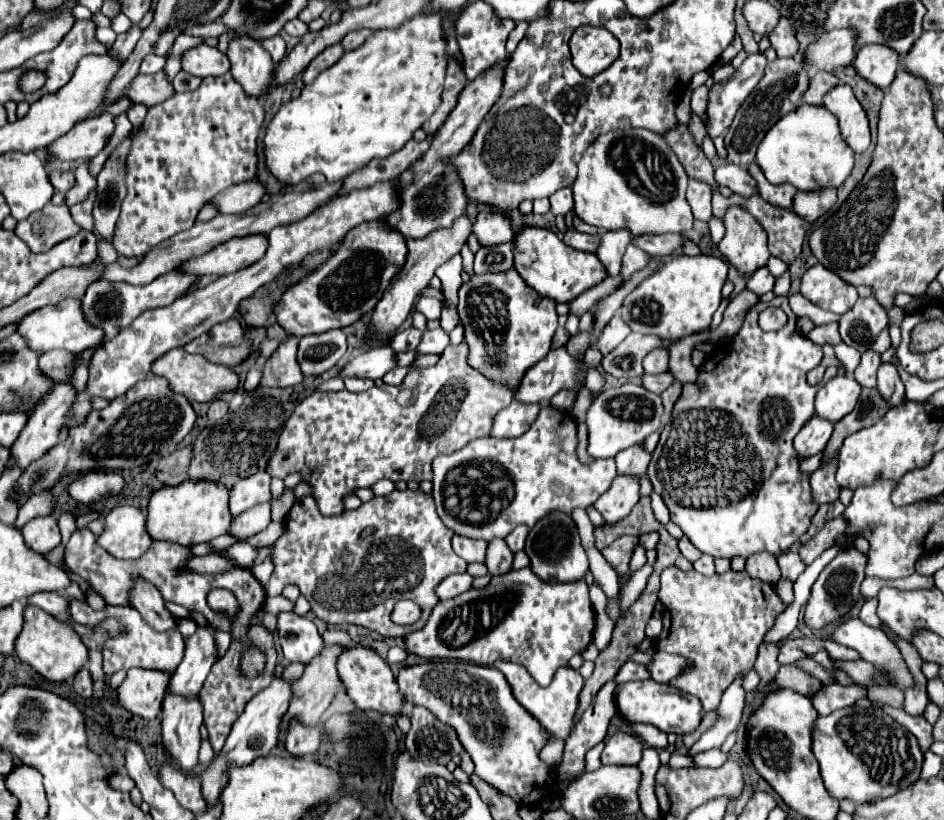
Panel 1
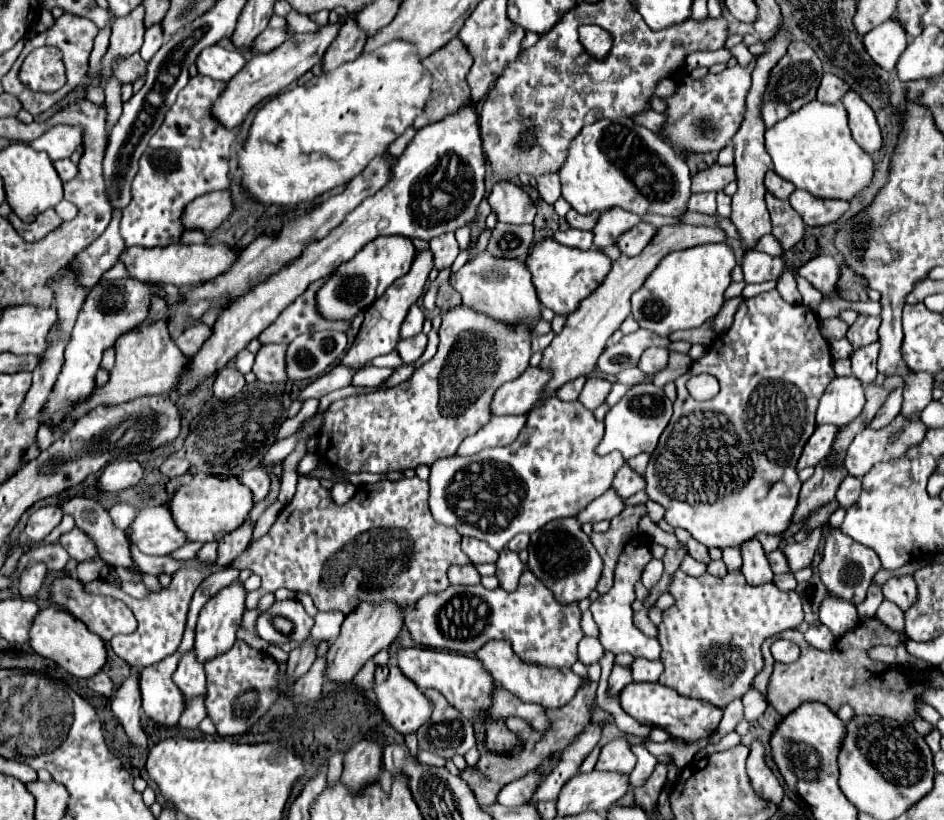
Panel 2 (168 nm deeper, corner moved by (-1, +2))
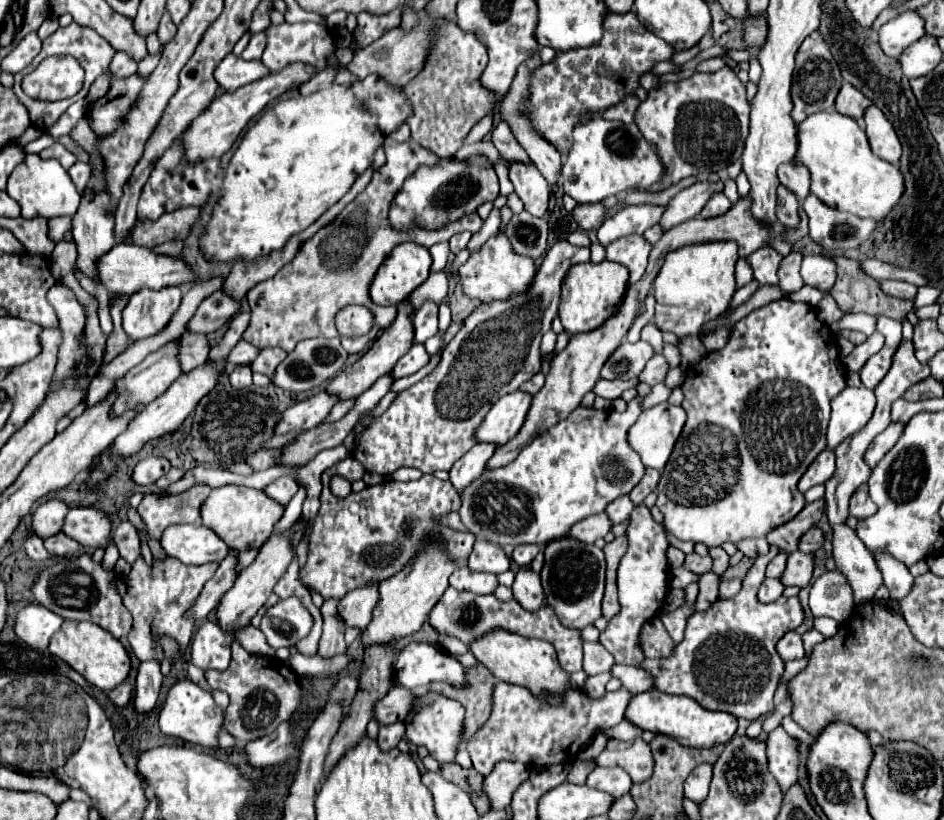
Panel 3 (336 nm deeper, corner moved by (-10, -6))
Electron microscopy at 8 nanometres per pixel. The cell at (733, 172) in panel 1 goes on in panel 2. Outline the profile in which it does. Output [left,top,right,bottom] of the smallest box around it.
[693,164,737,192]

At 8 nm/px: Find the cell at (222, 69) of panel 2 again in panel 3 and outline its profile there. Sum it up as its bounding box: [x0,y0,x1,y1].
[214,54,270,92]

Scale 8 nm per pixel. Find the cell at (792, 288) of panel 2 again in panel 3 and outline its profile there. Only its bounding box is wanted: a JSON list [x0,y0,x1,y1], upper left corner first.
[778,252,804,292]

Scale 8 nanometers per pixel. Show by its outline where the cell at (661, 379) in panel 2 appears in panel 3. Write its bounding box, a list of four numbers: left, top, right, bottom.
[642,384,670,410]

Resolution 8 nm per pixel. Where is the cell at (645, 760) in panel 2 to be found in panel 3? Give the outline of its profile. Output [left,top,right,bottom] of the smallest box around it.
[596,738,654,782]

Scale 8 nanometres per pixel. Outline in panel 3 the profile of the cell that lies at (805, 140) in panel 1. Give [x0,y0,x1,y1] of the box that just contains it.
[796,110,904,218]

